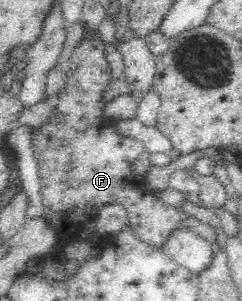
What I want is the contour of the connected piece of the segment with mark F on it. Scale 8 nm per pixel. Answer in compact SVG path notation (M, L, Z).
M84 30L78 46L71 54L71 66L65 86L53 99L56 116L51 123L31 132L31 149L39 165L43 219L53 227L61 246L74 240L88 221L95 220L102 206L119 203L128 210L130 226L143 242L161 248L169 235L179 227L191 229L210 243L215 241L215 227L197 222L194 216L157 199L156 191L146 186L143 176L131 173L131 164L144 151L140 141L115 132L115 121L103 117L101 94L111 78L105 58L102 34Z

